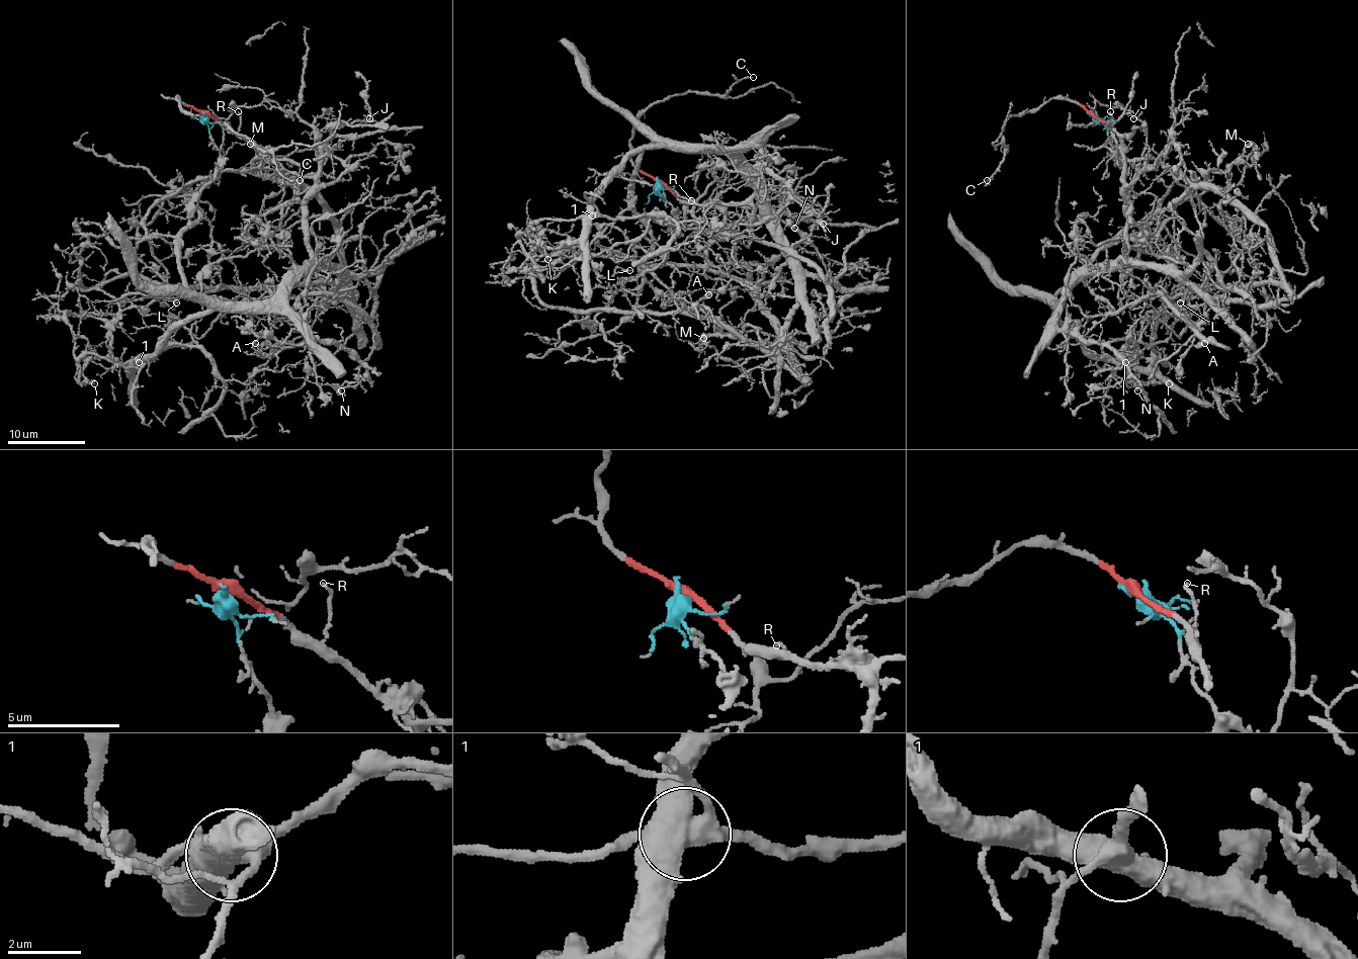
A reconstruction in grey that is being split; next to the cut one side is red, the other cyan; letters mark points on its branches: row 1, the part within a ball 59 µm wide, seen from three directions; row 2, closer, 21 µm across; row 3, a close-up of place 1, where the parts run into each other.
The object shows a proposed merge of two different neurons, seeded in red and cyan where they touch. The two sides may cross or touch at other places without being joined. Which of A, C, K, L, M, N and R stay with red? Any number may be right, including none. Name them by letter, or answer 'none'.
C, R

